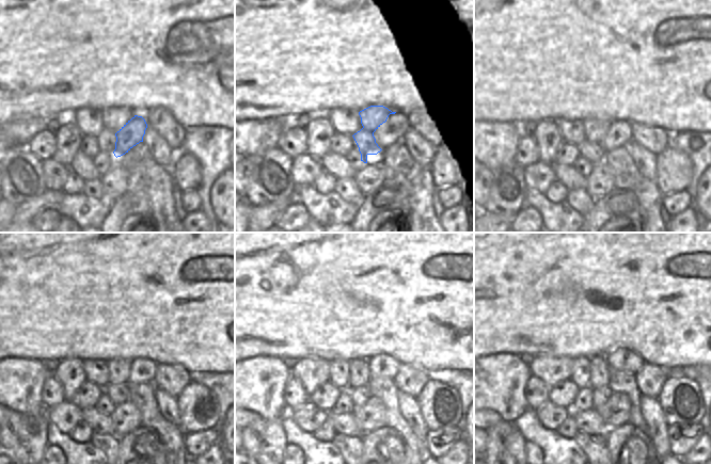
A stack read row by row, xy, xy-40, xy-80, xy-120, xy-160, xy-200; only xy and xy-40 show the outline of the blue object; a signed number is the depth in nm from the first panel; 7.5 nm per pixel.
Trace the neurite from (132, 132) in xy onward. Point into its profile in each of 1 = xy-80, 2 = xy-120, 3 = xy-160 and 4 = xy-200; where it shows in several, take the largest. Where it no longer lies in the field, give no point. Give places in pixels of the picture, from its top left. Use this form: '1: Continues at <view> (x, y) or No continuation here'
1: Continues at xy-80 (619, 133)
2: Continues at xy-120 (142, 370)
3: Continues at xy-160 (381, 365)
4: Continues at xy-200 (625, 360)

